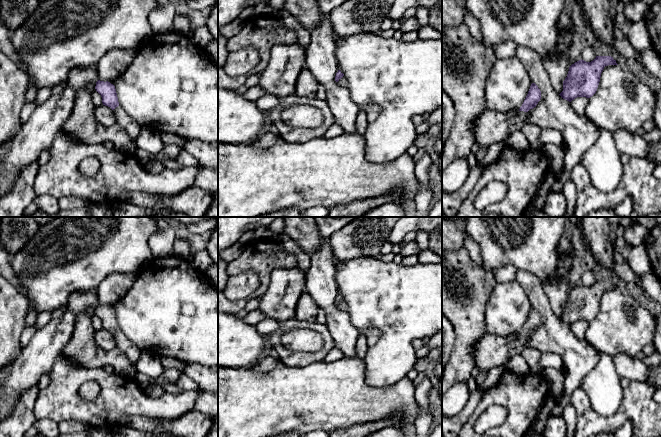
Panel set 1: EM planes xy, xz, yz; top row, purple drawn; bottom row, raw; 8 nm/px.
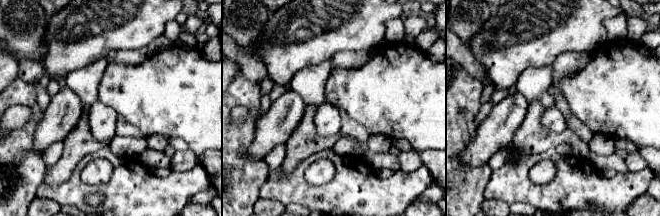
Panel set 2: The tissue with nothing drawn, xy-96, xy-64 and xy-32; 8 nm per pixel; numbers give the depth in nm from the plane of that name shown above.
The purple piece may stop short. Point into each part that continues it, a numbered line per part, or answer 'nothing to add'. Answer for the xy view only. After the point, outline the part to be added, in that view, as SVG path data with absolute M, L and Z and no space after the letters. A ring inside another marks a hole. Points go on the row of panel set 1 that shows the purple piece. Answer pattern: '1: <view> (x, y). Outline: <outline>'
1: xy (127, 123). Outline: M120 106L116 107L114 112L116 114L117 123L121 125L133 141L136 141L140 134L141 127L131 117L126 115Z

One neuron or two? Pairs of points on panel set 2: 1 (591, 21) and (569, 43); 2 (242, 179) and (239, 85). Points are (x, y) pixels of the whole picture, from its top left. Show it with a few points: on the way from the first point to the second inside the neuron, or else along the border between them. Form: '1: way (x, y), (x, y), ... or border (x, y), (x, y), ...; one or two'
1: way (586, 26), (574, 38); one
2: way (241, 156), (241, 135), (254, 118), (254, 108); one

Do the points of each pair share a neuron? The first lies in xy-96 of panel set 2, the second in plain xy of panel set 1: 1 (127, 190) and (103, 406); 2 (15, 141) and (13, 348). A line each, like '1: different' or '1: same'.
1: same
2: same

